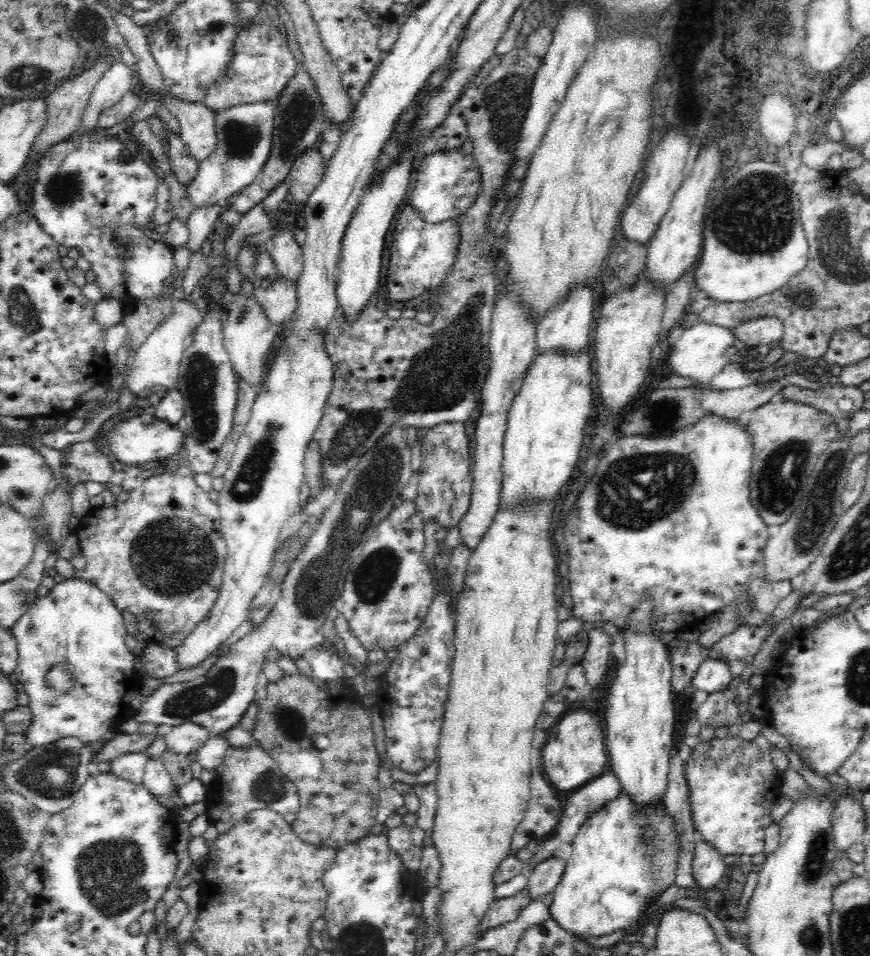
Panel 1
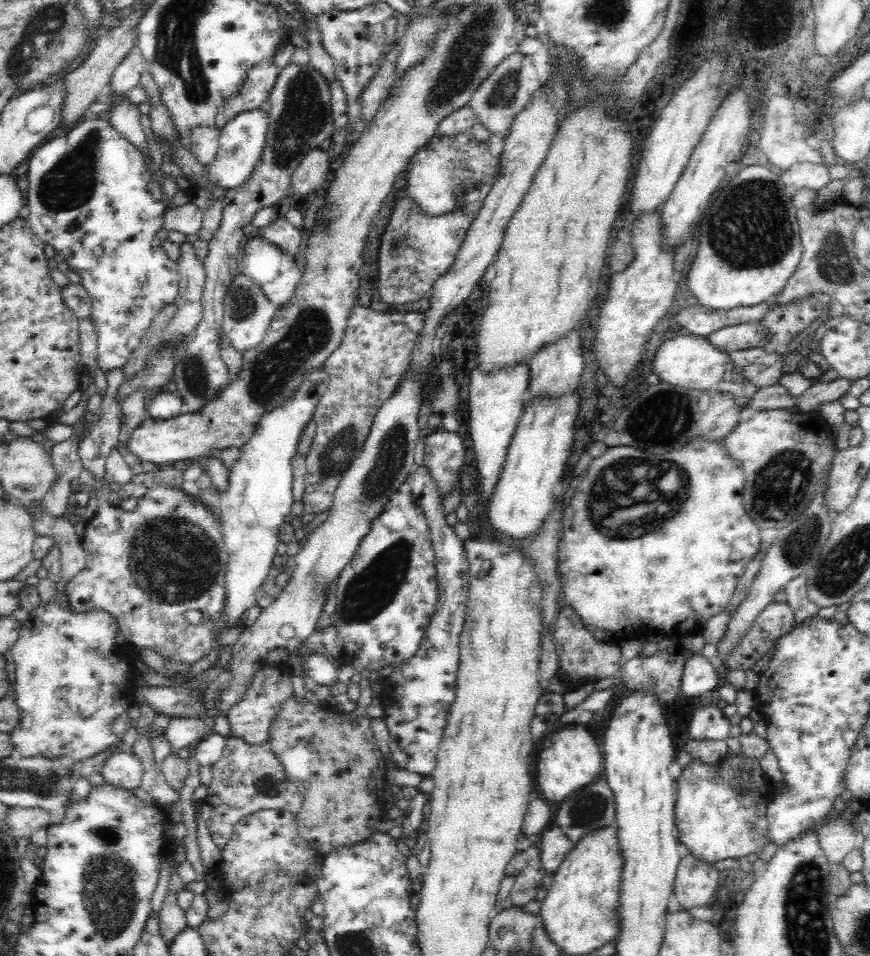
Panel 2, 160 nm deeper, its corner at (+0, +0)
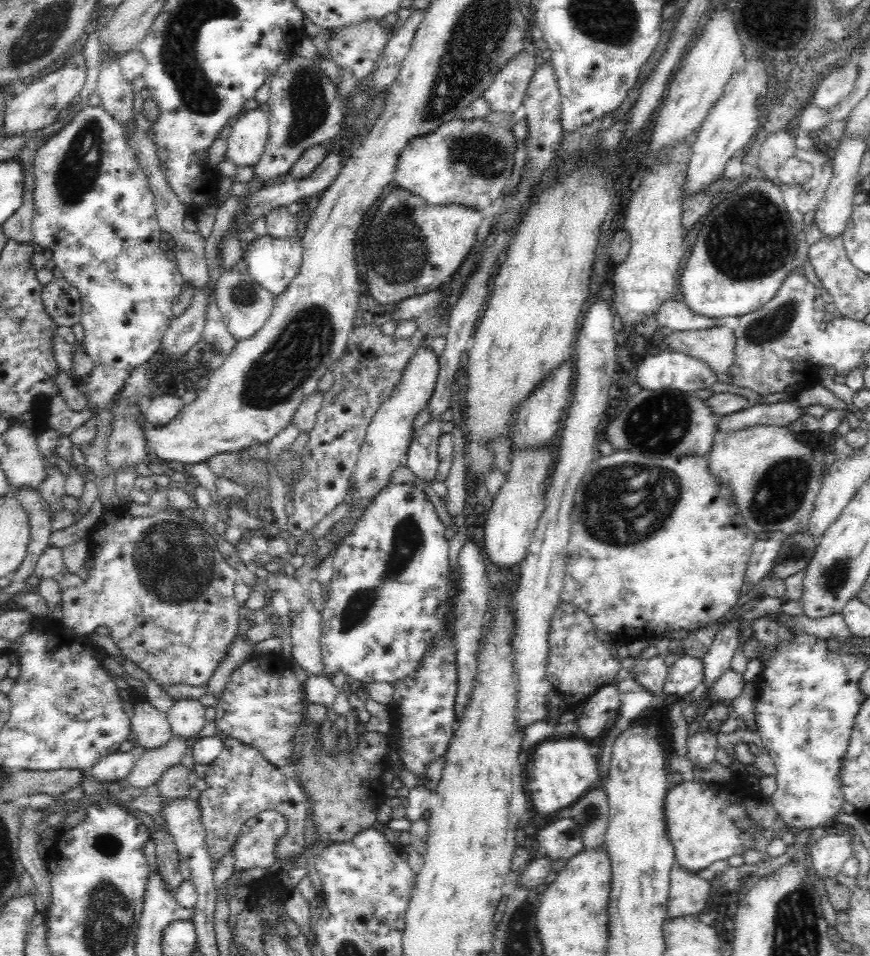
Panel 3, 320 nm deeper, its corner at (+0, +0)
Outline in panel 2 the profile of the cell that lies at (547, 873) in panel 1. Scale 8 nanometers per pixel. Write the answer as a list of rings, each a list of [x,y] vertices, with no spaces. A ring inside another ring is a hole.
[[[555,823],[550,825],[540,836],[541,840],[537,845],[538,857],[545,872],[552,874],[557,871],[575,845]]]

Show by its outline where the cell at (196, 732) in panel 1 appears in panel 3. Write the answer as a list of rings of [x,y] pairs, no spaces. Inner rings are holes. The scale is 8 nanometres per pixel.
[[[196,698],[175,699],[166,712],[173,734],[188,738],[199,733],[206,721],[205,710],[206,706]]]

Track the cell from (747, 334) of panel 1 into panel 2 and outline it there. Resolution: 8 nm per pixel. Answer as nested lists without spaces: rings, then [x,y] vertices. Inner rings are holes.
[[[750,321],[741,325],[728,326],[717,330],[705,338],[708,343],[720,352],[732,354],[735,350],[746,350],[747,347],[765,346],[765,336],[758,331],[756,323]]]

